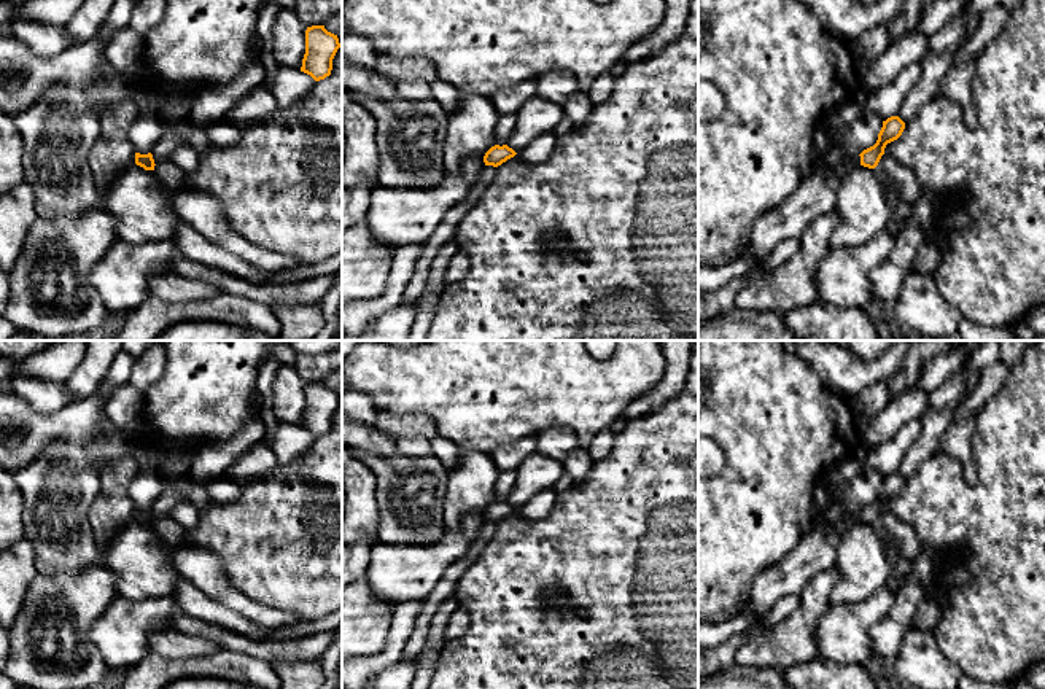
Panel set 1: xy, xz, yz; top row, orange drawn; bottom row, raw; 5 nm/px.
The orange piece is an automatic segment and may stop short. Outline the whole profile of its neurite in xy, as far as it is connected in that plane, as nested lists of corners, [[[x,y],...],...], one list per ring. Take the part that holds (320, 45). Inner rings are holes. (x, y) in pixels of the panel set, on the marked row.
[[[312,25],[305,30],[305,54],[301,72],[315,81],[331,75],[332,59],[340,48],[337,35],[328,32],[324,25]]]

